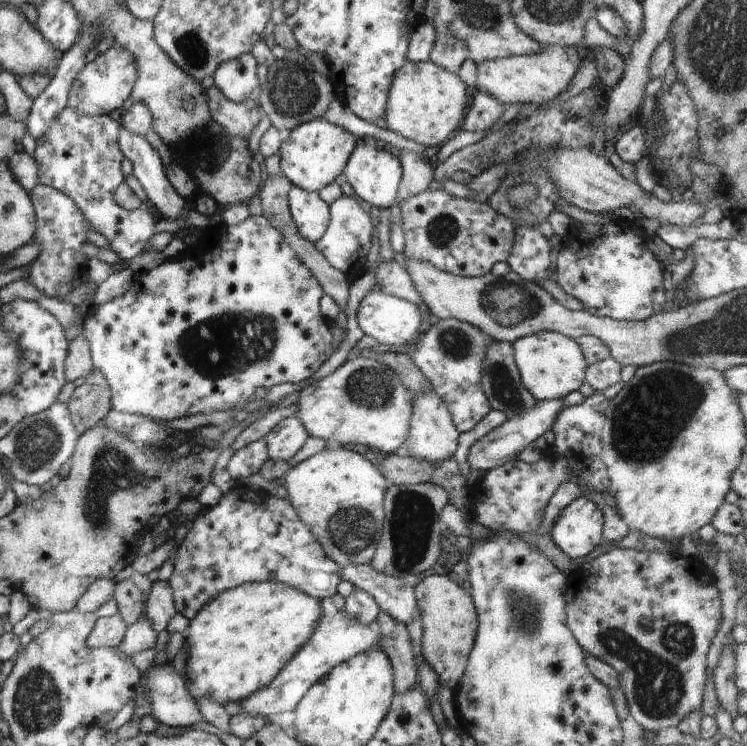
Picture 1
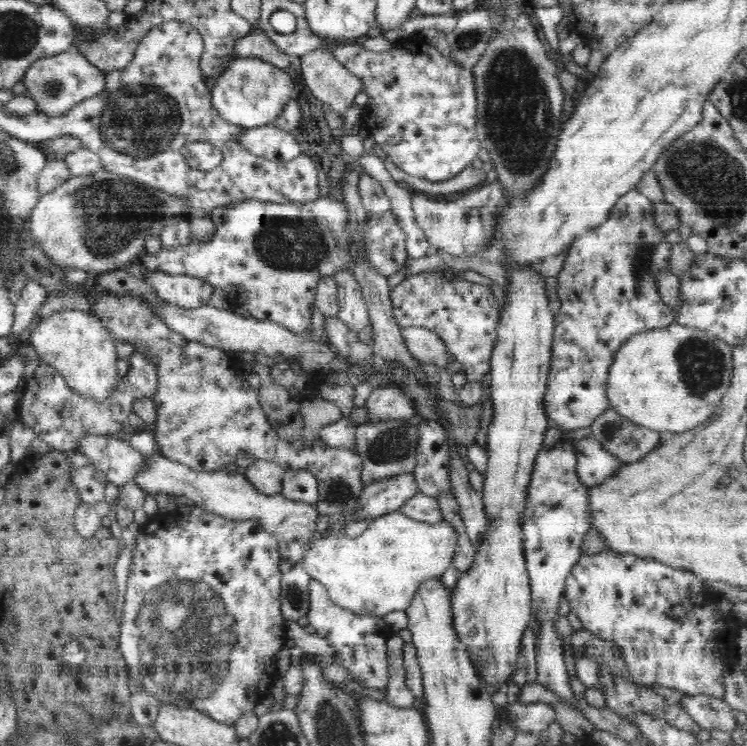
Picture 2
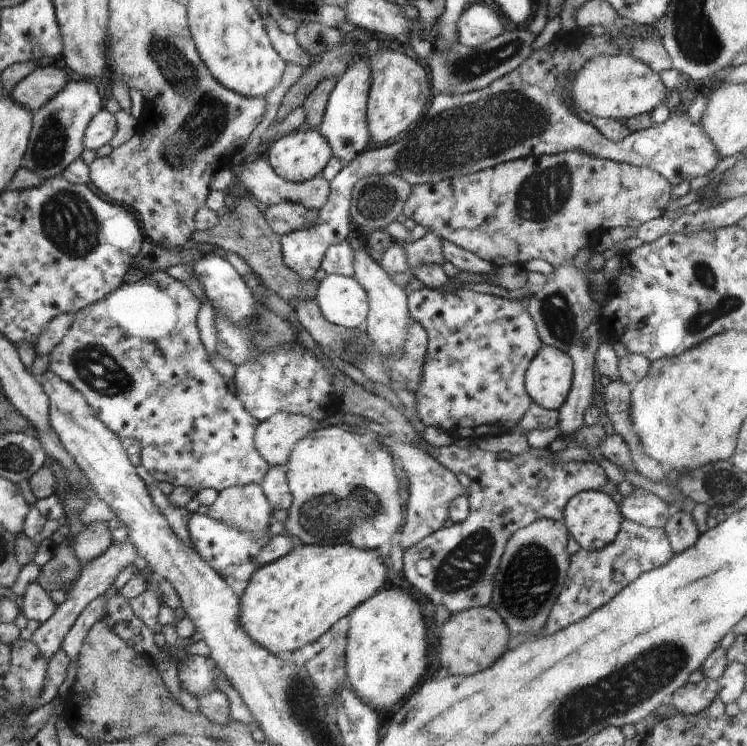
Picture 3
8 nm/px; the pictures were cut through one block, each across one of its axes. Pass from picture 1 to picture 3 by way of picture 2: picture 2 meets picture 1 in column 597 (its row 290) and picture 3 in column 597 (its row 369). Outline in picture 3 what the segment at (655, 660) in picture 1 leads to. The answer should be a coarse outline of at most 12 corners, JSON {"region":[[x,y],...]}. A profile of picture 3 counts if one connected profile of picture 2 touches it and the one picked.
{"region":[[623,519],[570,556],[544,630],[586,618],[674,555],[663,528]]}

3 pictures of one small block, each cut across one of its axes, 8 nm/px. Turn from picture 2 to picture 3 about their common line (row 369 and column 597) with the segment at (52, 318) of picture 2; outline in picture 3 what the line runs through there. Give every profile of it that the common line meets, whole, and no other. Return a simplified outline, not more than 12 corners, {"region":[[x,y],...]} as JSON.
{"region":[[600,54],[578,70],[576,108],[623,122],[672,102],[632,55]]}

